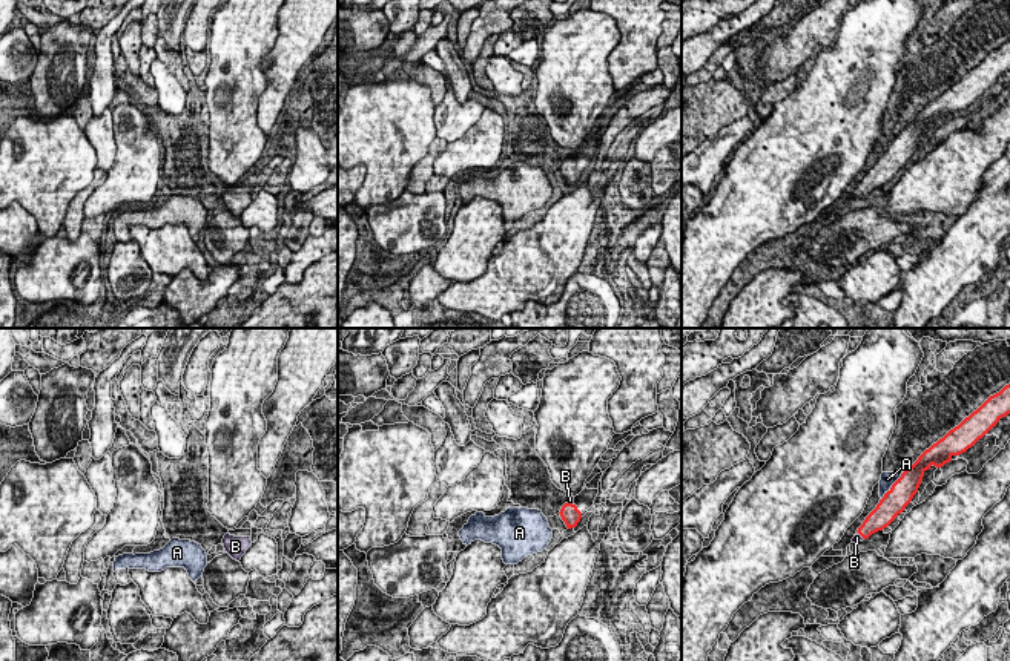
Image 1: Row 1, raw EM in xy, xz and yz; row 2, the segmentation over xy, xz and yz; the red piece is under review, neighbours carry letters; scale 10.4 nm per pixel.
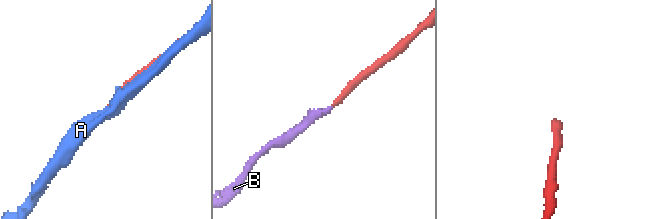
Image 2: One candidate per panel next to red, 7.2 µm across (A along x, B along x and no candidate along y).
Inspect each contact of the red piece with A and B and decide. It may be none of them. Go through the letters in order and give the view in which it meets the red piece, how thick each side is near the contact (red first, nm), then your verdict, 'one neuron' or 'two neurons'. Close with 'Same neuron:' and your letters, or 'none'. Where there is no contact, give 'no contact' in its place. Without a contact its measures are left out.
A: contact in yz; calibres 260 and 160 nm; two neurons
B: contact in yz; calibres 220 and 70 nm; one neuron
Same neuron: B

